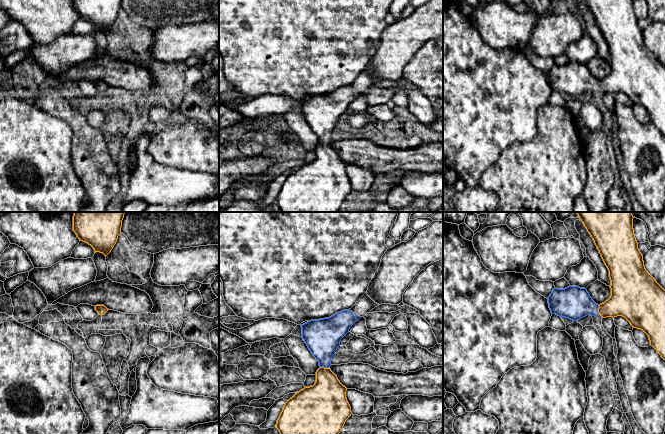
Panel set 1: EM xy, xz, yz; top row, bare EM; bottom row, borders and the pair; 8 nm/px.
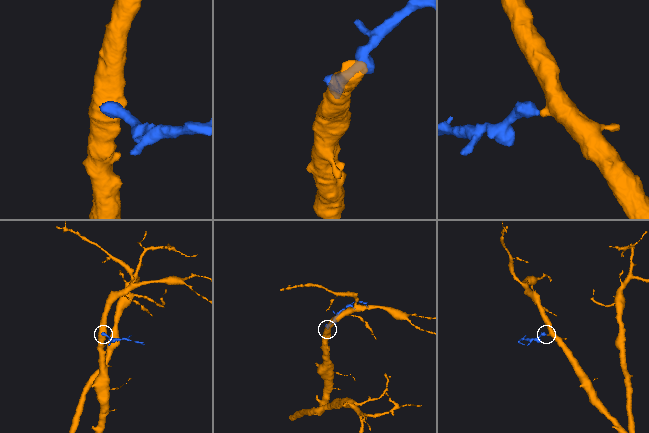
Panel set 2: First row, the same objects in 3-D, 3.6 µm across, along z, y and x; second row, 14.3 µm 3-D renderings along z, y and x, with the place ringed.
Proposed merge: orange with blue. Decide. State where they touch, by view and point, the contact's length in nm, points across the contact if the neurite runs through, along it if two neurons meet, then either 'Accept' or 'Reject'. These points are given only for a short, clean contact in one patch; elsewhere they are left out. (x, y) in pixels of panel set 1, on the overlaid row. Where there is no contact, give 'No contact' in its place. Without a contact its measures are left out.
Touches orange at xz (325, 368). Shared border 80 nm. Path across: xz (326, 399), (325, 368), (322, 337). Accept

